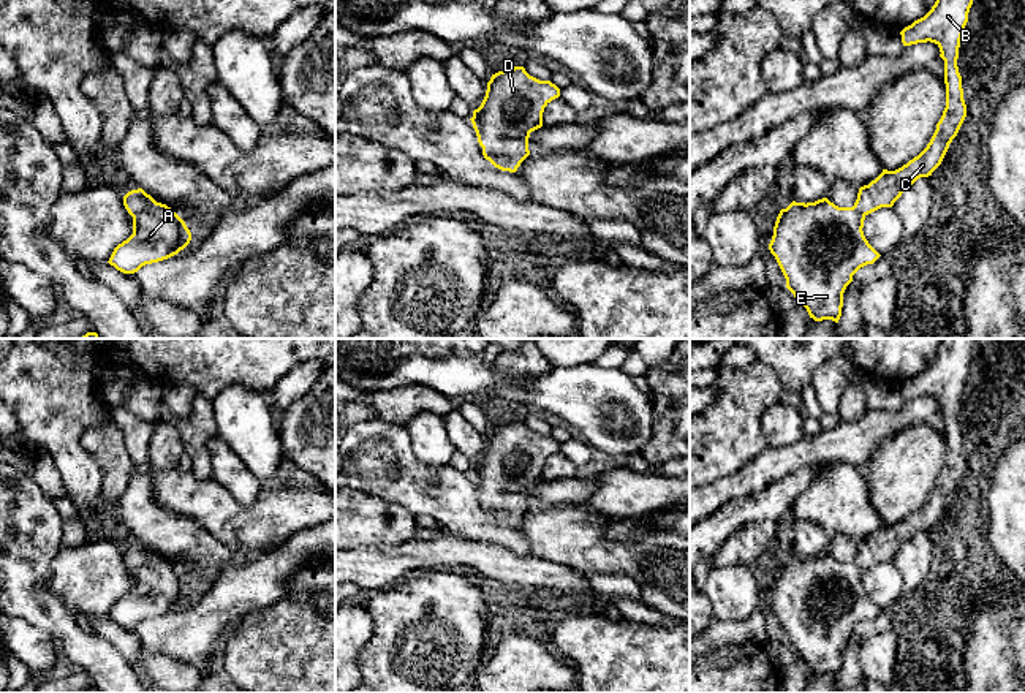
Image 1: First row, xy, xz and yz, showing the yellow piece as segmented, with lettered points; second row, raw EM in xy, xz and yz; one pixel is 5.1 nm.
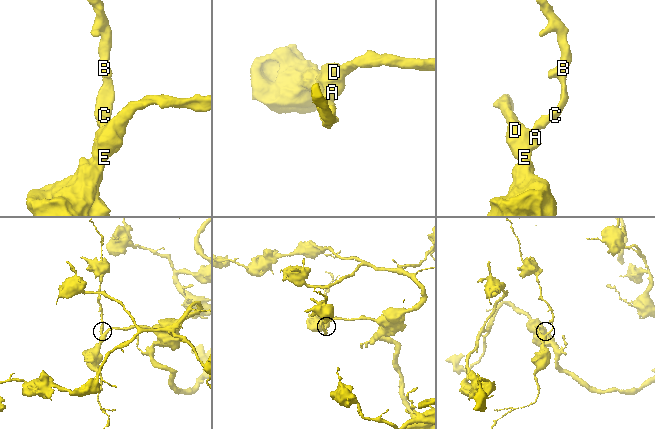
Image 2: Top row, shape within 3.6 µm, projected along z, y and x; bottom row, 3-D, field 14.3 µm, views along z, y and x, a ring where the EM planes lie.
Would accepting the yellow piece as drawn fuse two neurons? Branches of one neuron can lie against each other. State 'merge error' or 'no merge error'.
no merge error

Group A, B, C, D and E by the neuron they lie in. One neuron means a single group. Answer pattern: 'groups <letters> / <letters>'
groups A B C D E

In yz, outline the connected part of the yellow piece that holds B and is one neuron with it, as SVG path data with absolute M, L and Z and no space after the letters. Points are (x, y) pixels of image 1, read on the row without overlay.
M941 339L932 364L900 386L903 400L927 396L935 397L940 402L940 411L944 415L946 462L927 502L902 522L895 525L883 524L875 535L860 541L853 562L838 562L827 552L807 559L792 555L786 563L781 563L777 571L769 604L786 633L786 642L794 649L797 657L807 663L810 672L815 676L832 674L838 677L843 647L853 636L853 630L881 611L864 590L862 582L865 571L881 562L892 562L906 541L921 532L932 530L941 519L949 498L957 490L966 471L957 413L963 383L968 377L968 367L974 353L976 339Z

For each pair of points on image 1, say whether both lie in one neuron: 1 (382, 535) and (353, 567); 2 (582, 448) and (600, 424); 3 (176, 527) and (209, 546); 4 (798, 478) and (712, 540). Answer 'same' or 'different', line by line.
1: different
2: different
3: same
4: same

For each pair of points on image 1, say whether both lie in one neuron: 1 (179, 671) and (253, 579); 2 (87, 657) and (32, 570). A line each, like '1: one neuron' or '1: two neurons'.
1: two neurons
2: one neuron

